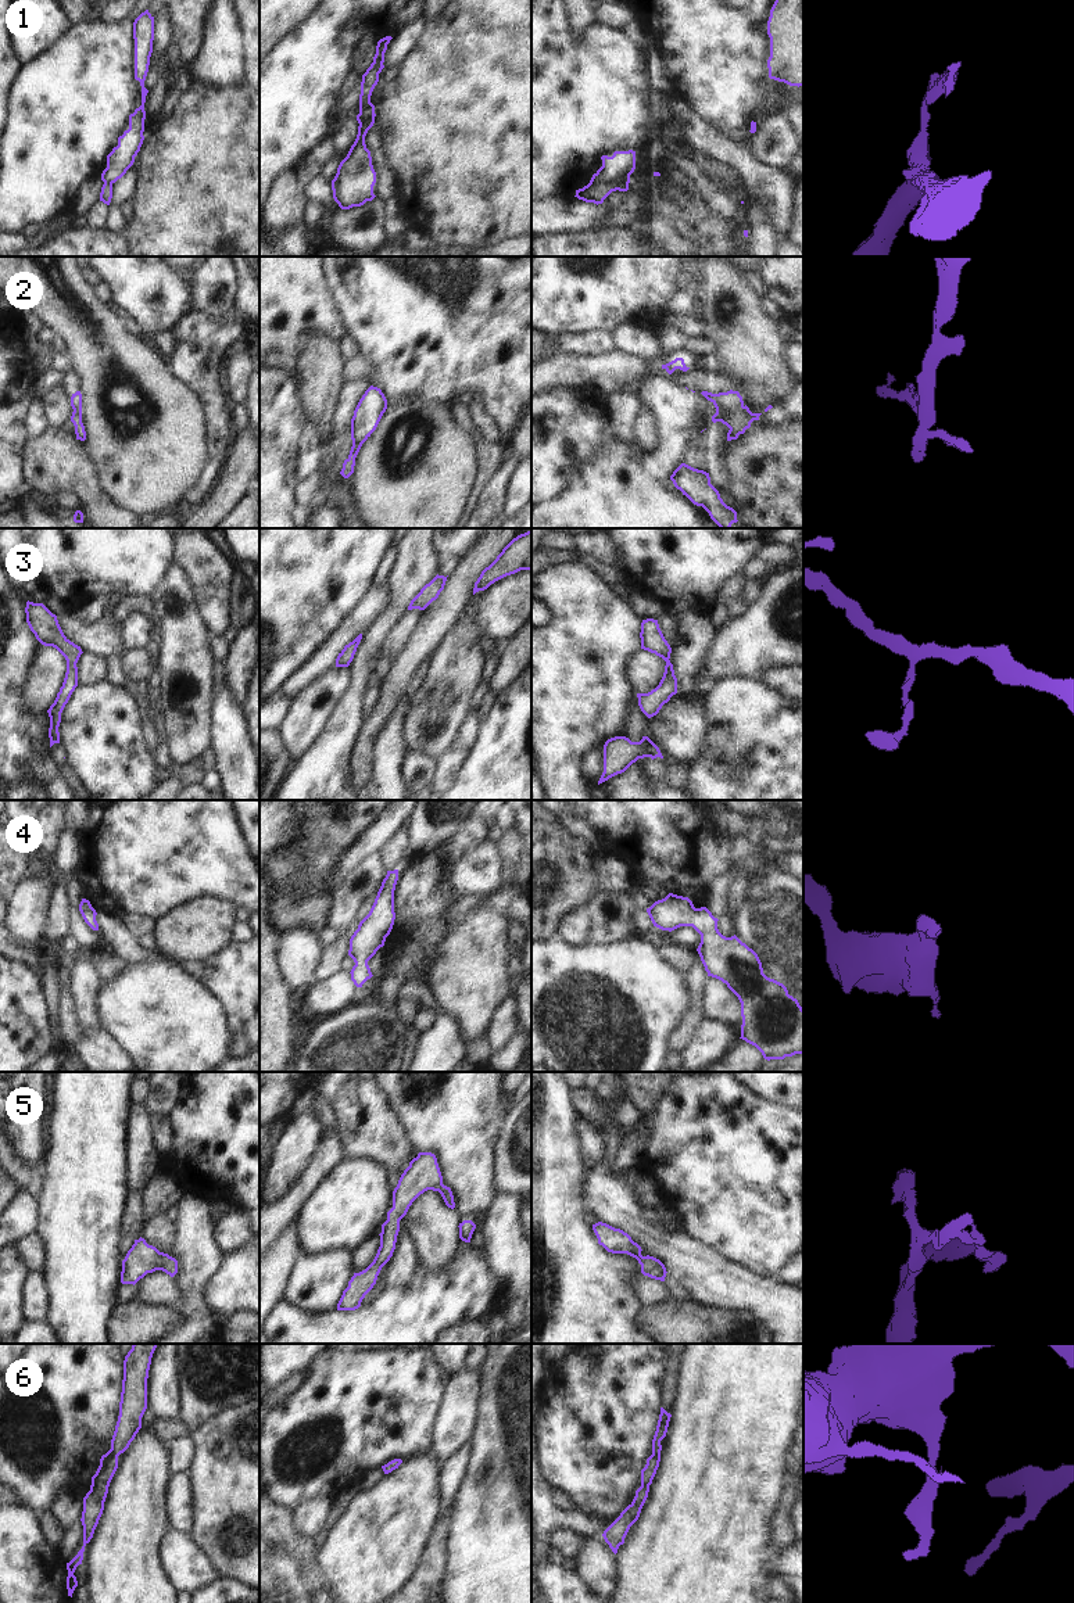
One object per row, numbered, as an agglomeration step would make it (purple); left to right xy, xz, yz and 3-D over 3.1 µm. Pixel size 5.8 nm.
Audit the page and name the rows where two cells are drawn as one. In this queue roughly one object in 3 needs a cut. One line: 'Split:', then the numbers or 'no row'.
Split: 1.

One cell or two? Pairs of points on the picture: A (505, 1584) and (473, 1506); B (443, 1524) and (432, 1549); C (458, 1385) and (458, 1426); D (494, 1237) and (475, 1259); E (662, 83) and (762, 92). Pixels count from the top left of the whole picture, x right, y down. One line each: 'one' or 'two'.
A: one
B: one
C: one
D: two
E: two

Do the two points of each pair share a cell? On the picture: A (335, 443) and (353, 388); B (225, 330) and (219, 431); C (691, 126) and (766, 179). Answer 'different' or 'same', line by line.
A: same
B: same
C: same

